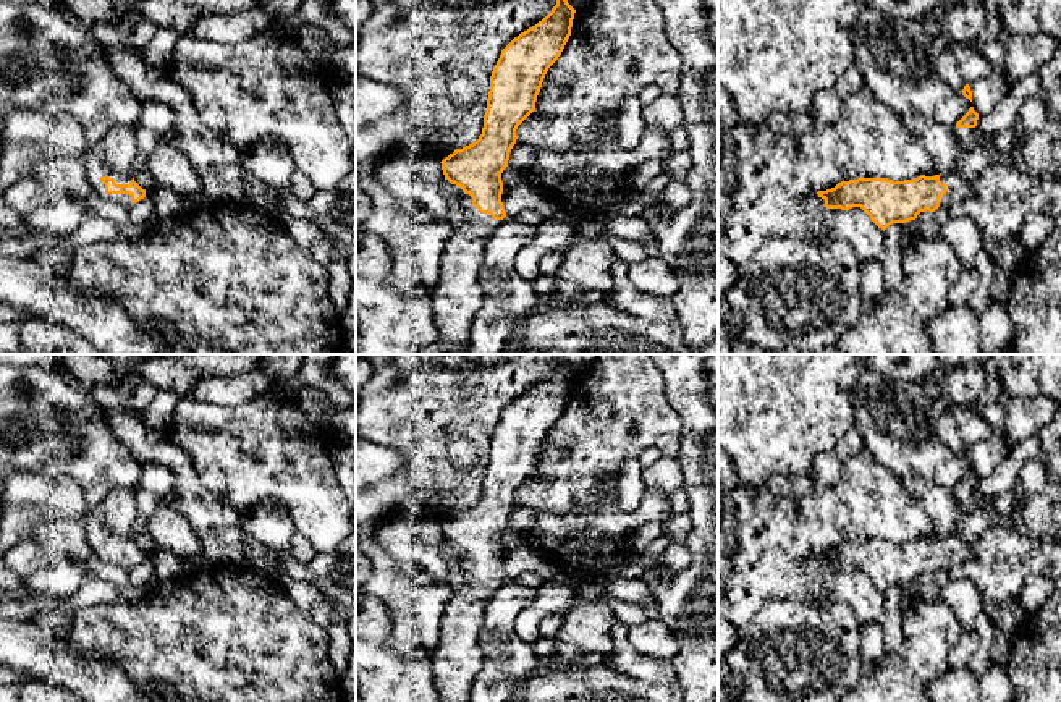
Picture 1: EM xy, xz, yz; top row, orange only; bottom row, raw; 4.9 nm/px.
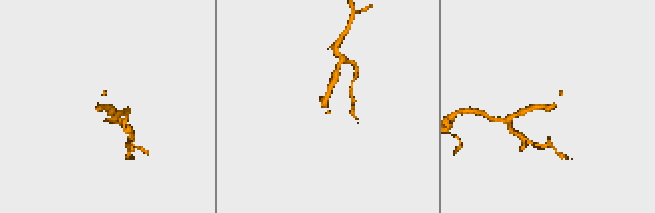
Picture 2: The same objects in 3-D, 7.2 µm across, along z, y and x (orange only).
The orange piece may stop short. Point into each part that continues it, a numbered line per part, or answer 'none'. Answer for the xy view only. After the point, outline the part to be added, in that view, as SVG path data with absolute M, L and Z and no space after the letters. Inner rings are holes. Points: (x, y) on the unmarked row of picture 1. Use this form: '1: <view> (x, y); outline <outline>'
1: xy (96, 528); outline M102 505L95 510L91 510L86 514L86 532L87 532L87 542L91 545L92 553L102 560L104 563L110 566L120 566L120 568L131 568L131 558L129 556L107 556L105 547L100 543L104 539L110 539L115 542L116 547L129 547L133 539L131 535L121 535L113 532L102 518Z

